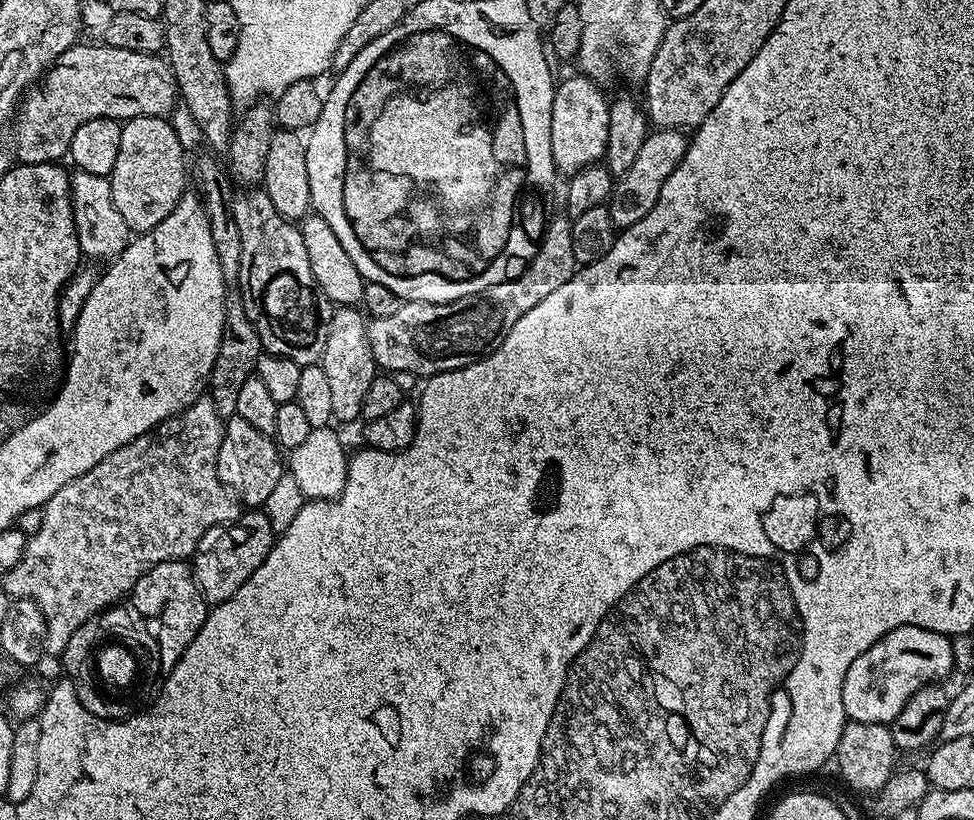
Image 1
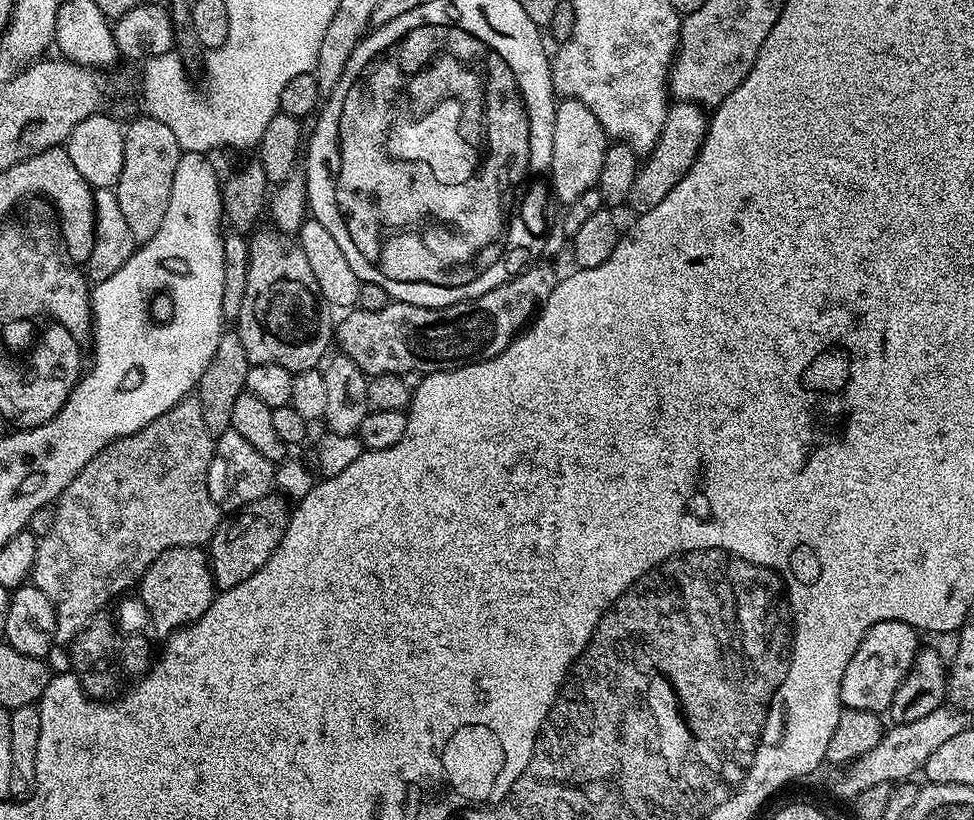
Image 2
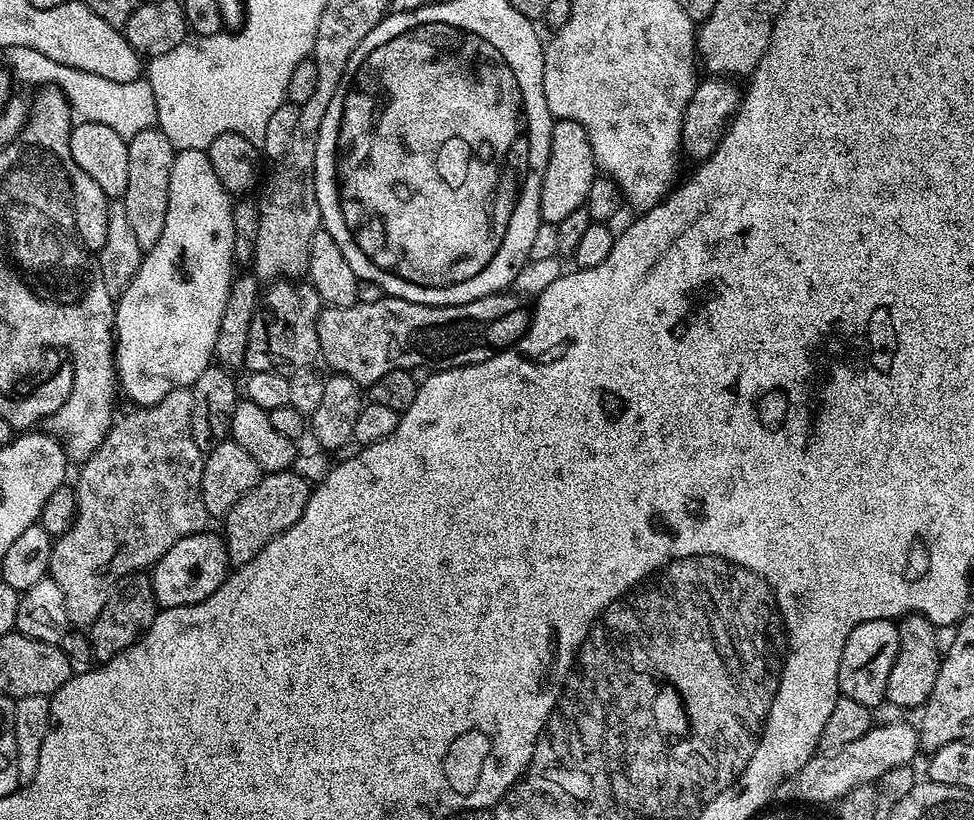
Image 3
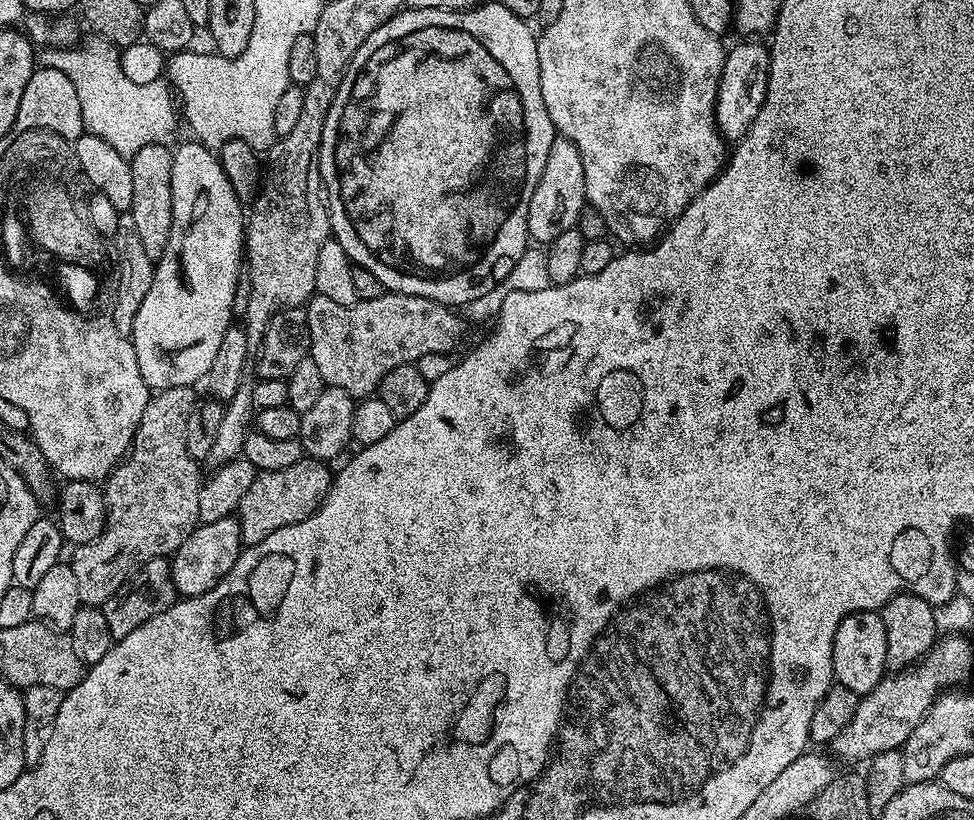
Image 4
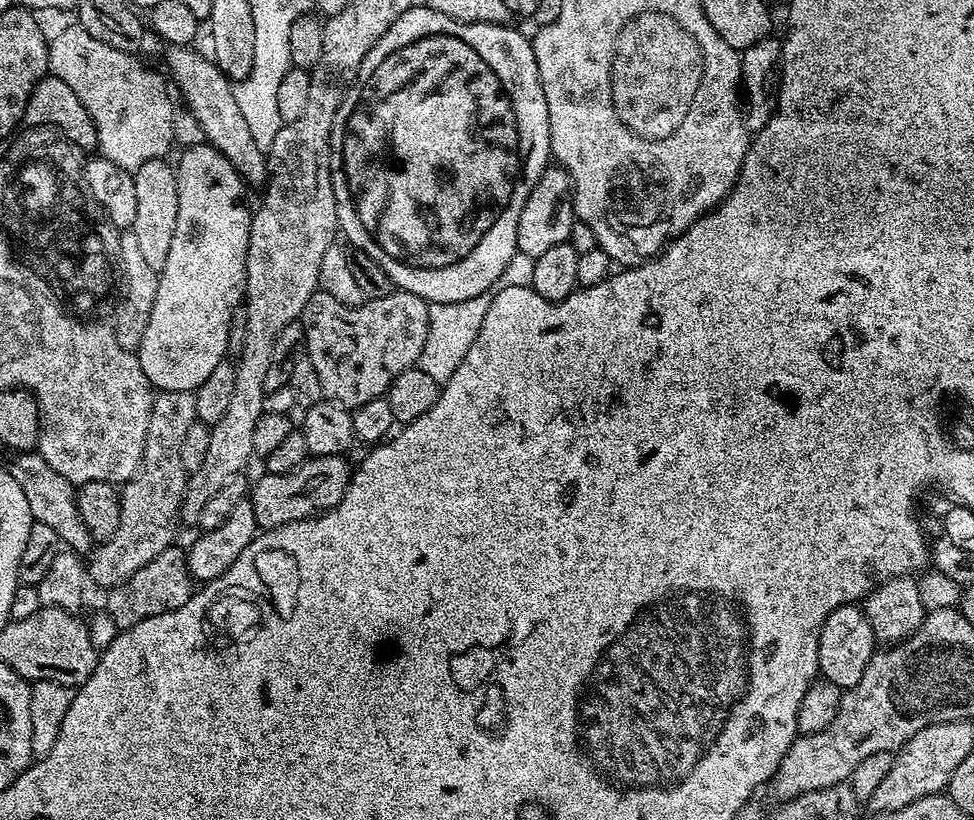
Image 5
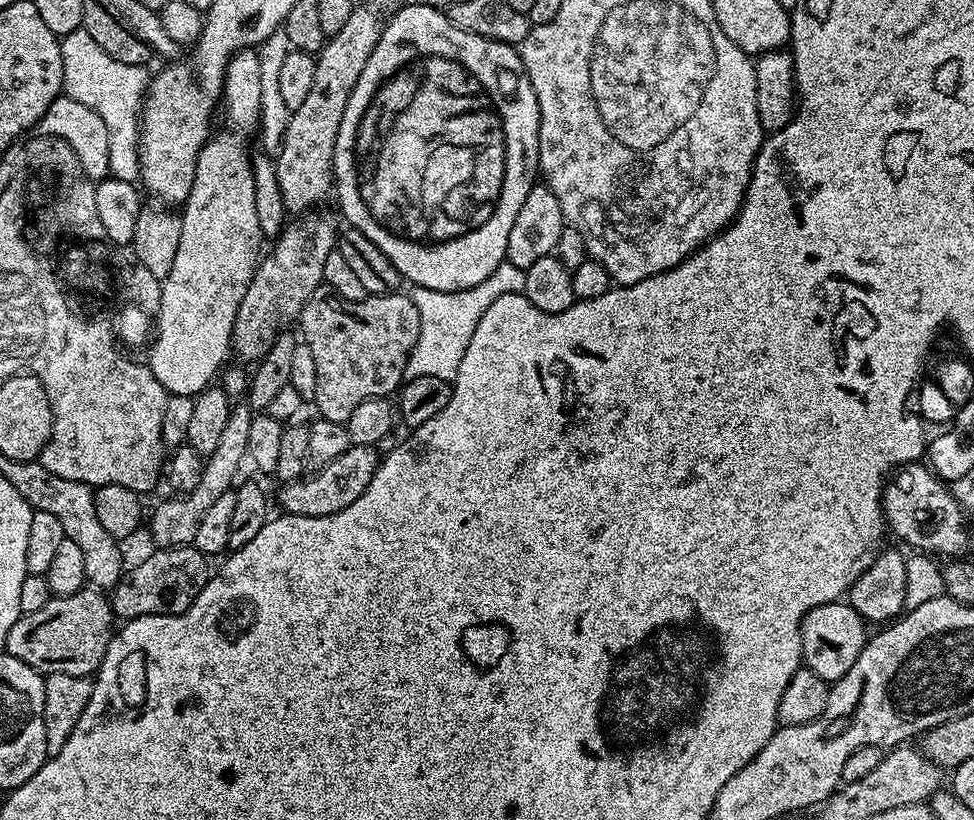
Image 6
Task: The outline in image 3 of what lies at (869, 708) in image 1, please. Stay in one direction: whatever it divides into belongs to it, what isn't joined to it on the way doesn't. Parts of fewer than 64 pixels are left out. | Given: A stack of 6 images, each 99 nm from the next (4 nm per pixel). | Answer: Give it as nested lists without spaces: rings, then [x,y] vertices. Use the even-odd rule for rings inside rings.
[[[895,619],[862,622],[850,630],[846,646],[842,646],[842,662],[838,662],[838,686],[841,696],[854,698],[862,706],[876,710],[885,703],[886,678],[898,658],[898,624]]]

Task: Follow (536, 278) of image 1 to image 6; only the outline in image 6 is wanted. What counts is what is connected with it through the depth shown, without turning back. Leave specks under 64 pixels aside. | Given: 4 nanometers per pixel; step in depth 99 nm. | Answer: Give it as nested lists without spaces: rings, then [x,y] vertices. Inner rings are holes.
[[[321,286],[314,290],[314,294],[300,311],[298,327],[303,343],[308,344],[310,354],[314,354],[314,363],[318,369],[318,390],[314,407],[320,411],[317,412],[319,419],[347,425],[350,414],[354,414],[355,408],[361,402],[366,402],[366,398],[391,397],[403,385],[408,359],[418,342],[420,319],[418,306],[414,306],[411,295],[392,292],[389,296],[369,295],[365,300],[350,302],[335,295],[331,288]]]

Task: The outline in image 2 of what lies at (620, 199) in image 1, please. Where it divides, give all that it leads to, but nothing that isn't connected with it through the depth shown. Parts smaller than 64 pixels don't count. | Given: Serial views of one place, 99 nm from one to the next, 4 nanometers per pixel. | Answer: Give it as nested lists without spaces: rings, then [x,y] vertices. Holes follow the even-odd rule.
[[[676,102],[669,107],[662,134],[652,151],[647,153],[645,160],[648,161],[639,165],[634,186],[628,195],[627,203],[632,204],[633,213],[639,214],[658,206],[658,202],[662,202],[662,198],[666,198],[666,194],[670,194],[670,190],[674,190],[674,186],[682,182],[706,138],[709,119],[709,113],[698,104]]]

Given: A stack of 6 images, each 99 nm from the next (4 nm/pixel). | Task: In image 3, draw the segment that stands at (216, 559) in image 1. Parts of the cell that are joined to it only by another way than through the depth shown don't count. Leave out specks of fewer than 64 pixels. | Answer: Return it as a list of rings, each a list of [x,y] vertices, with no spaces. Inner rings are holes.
[[[294,470],[269,472],[261,475],[260,481],[249,492],[242,494],[242,498],[238,498],[238,502],[234,502],[232,509],[222,517],[222,524],[224,524],[222,535],[229,565],[249,564],[273,538],[280,536],[286,530],[290,530],[290,526],[294,526],[294,522],[298,522],[306,510],[309,491],[308,481],[303,480]]]

